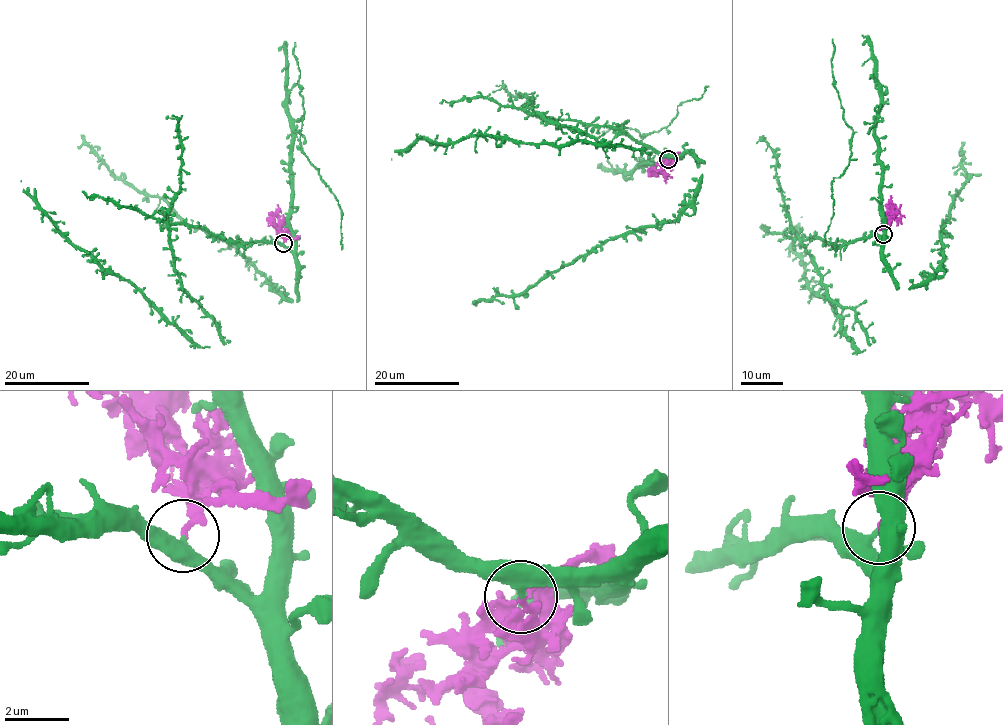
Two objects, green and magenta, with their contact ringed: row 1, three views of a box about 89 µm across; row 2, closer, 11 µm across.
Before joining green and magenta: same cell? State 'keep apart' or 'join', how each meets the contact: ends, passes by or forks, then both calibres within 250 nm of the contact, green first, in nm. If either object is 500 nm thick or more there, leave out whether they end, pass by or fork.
keep apart; green passes by; magenta ends; calibres 280 and 190 nm

